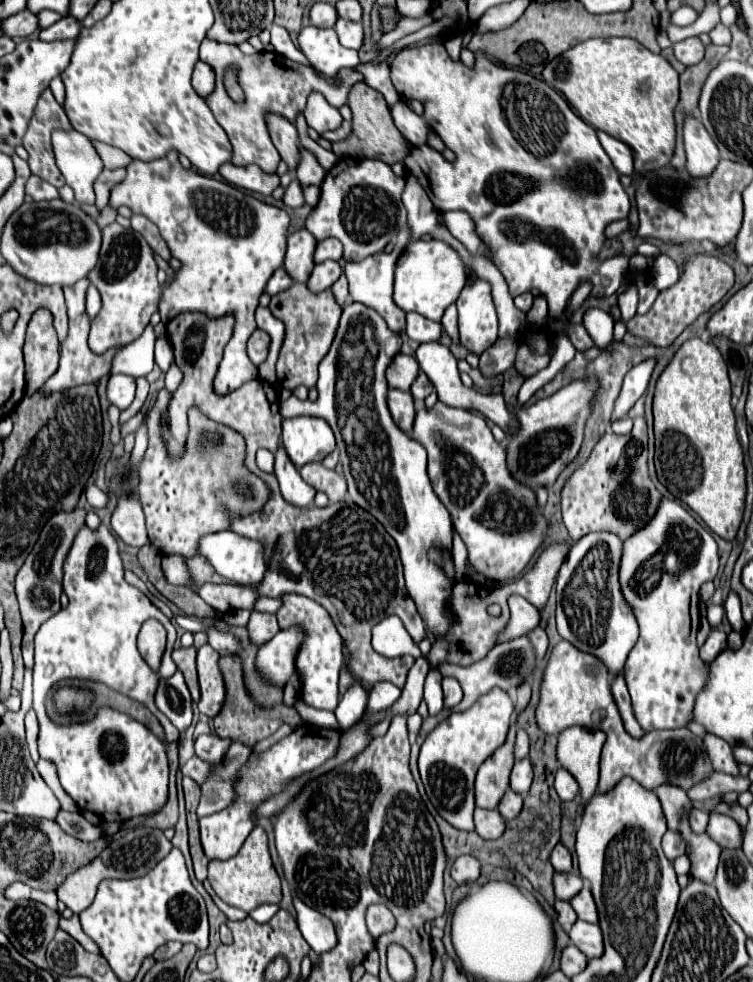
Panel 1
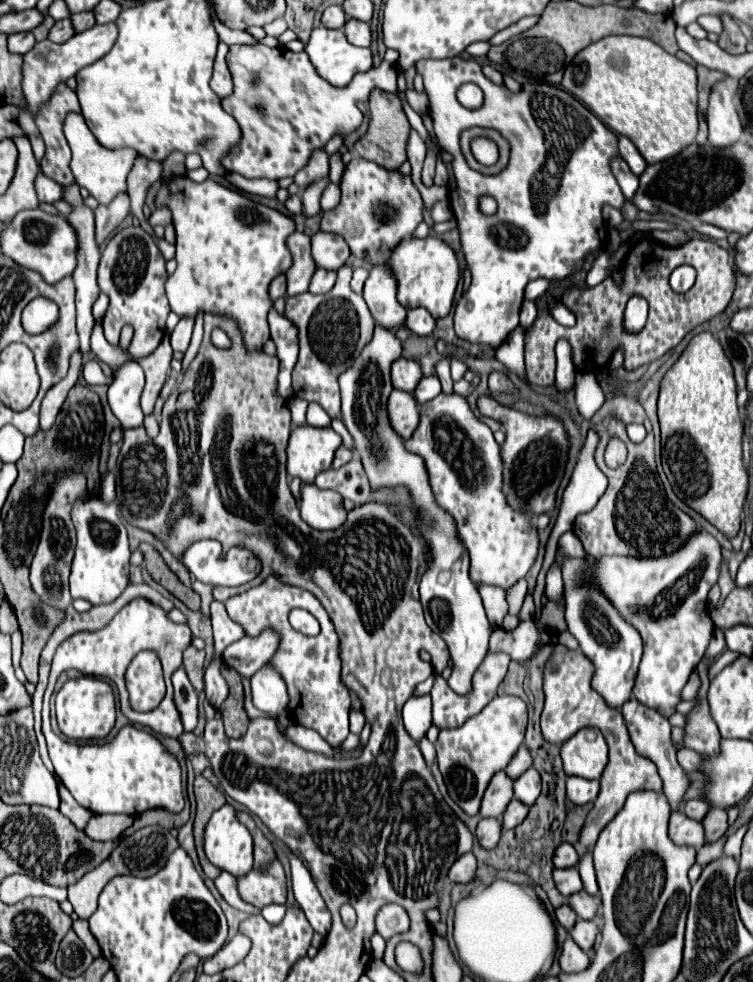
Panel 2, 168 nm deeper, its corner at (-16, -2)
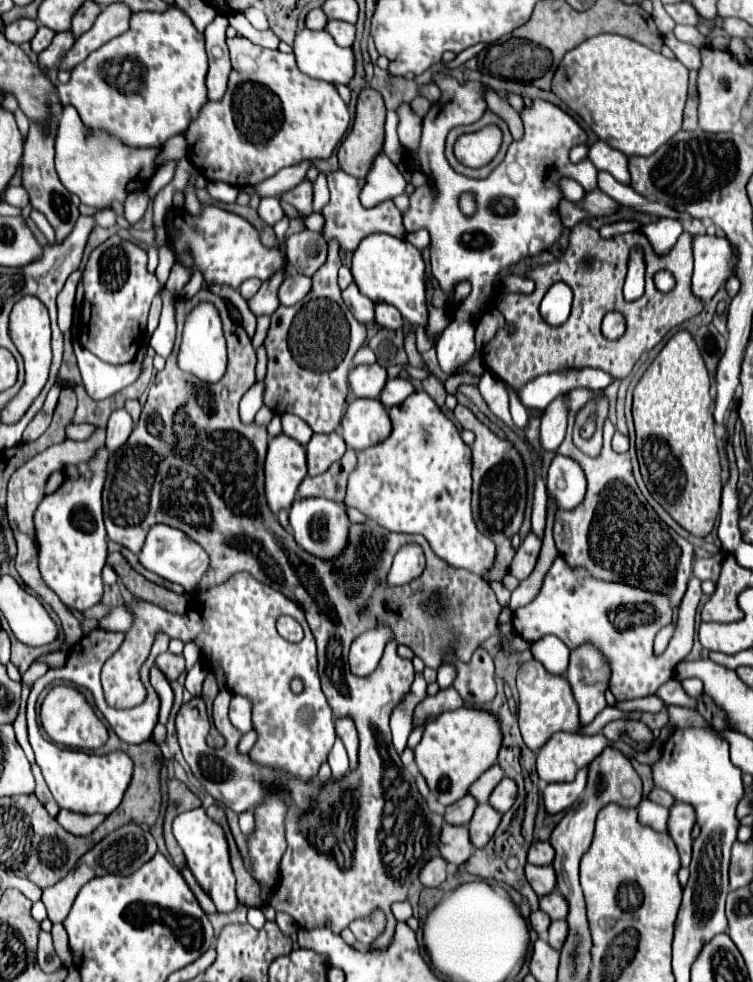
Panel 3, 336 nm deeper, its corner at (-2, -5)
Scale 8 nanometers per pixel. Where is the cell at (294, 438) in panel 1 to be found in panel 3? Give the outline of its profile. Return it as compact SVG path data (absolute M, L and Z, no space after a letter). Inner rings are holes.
M286 434L274 436L266 456L266 500L272 512L290 508L306 474L306 446Z

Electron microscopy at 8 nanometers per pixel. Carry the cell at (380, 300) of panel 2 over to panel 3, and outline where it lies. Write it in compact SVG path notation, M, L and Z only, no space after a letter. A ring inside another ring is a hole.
M350 284L342 292L342 298L344 298L346 306L352 310L356 320L360 320L362 324L374 324L374 302L370 298L366 298L364 294L360 294L356 284Z

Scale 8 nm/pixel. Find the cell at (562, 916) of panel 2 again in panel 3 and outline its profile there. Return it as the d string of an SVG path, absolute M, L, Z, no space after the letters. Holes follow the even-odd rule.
M542 910L530 914L530 924L532 924L532 928L538 932L540 938L546 938L546 928L550 926L550 922L552 922L552 920L550 920L550 918L546 916L546 912L542 912Z

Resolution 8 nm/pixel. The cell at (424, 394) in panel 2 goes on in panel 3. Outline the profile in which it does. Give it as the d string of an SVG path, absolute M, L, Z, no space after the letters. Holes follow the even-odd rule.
M394 378L394 380L388 380L384 390L382 390L382 396L380 396L380 402L386 404L386 408L392 408L392 406L398 406L402 404L402 400L406 400L416 388L412 386L410 380L402 380L402 378Z

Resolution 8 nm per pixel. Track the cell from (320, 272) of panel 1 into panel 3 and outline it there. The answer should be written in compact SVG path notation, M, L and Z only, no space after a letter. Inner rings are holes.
M288 272L286 280L280 286L280 304L284 306L294 306L296 302L300 302L306 294L310 292L310 278L302 276L298 272Z

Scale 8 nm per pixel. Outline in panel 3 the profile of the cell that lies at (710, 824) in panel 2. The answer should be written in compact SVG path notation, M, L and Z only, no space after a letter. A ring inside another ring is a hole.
M676 802L670 808L670 820L668 820L670 828L668 834L672 836L672 840L678 846L680 858L682 858L682 866L690 864L690 856L692 856L692 828L696 824L696 812L690 804L684 802Z

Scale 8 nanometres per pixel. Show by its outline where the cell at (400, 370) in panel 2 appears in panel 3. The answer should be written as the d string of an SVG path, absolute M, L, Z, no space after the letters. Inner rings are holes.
M380 364L358 366L350 372L348 384L356 398L378 398L382 388L386 386L388 372Z

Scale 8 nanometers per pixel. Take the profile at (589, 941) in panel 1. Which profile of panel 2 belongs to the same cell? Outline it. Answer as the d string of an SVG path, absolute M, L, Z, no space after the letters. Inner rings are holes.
M578 919L576 925L572 927L570 931L572 939L580 945L582 951L590 951L592 945L596 943L596 939L600 937L600 925L596 921L584 921L584 919Z

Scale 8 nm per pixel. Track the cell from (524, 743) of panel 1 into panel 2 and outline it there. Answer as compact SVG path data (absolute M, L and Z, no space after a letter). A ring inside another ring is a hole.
M524 745L518 749L518 753L512 757L512 761L506 765L504 773L510 777L510 779L516 779L520 777L526 769L532 767L532 757L528 757L528 749L524 749Z

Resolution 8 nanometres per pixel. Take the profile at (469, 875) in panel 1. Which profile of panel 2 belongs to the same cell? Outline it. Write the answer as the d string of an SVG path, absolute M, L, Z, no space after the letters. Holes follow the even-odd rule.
M464 853L454 861L454 865L448 871L448 877L454 883L468 883L474 879L474 873L476 873L476 857L474 853Z

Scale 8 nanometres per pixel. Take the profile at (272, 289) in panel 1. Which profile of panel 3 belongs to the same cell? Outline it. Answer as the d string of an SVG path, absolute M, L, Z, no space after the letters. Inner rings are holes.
M252 278L252 280L246 280L242 286L240 286L240 294L246 298L246 300L250 300L250 296L254 296L256 292L258 292L258 288L260 288L260 280L258 278Z

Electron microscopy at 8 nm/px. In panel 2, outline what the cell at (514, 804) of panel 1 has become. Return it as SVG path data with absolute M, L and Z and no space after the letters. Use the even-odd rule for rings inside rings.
M512 799L506 807L506 811L502 813L502 829L514 829L516 825L520 825L524 821L524 817L528 815L528 807L516 799Z

